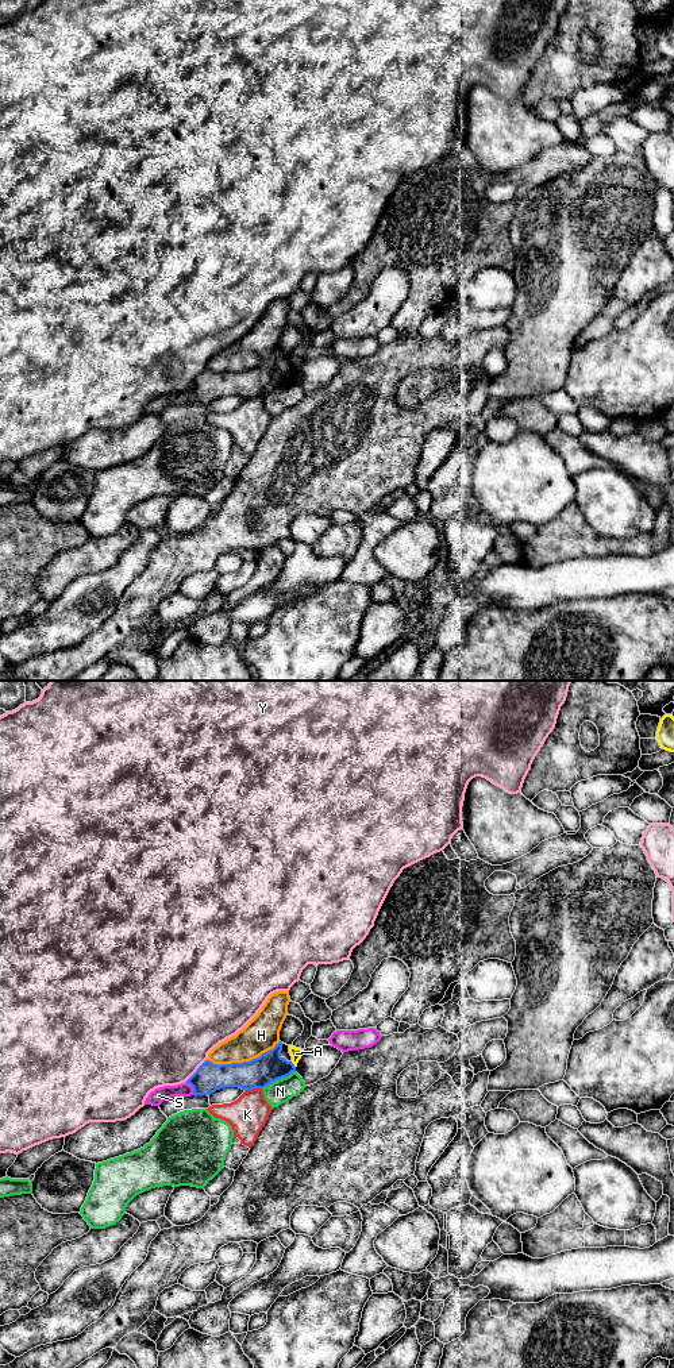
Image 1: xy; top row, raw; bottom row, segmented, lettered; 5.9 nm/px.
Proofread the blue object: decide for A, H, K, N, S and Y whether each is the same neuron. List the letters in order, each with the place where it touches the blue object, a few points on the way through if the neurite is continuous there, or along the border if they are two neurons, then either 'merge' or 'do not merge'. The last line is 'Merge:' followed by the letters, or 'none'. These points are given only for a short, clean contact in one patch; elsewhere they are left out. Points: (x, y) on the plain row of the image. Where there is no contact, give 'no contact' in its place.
A: xy (293, 373) | along xy (291, 370), (295, 376) | do not merge
H: xy (243, 370) | do not merge
K: xy (253, 396) | do not merge
N: xy (278, 386) | do not merge
S: xy (192, 395) | do not merge
Y: xy (197, 378) | do not merge
Merge: none

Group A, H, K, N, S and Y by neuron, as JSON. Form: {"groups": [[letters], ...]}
{"groups": [["A"], ["H"], ["K"], ["N"], ["S"], ["Y"]]}

